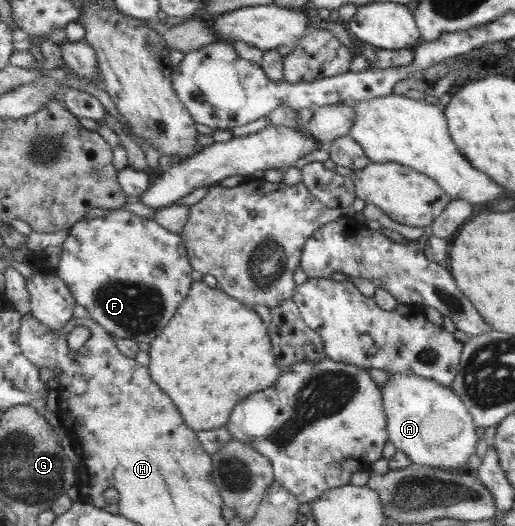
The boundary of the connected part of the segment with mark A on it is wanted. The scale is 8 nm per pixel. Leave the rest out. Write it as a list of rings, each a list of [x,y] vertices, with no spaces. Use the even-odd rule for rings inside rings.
[[[390,373],[390,379],[380,388],[388,420],[387,439],[395,445],[396,450],[406,453],[414,464],[452,471],[468,470],[469,458],[476,452],[479,438],[468,408],[450,387],[415,374]]]

